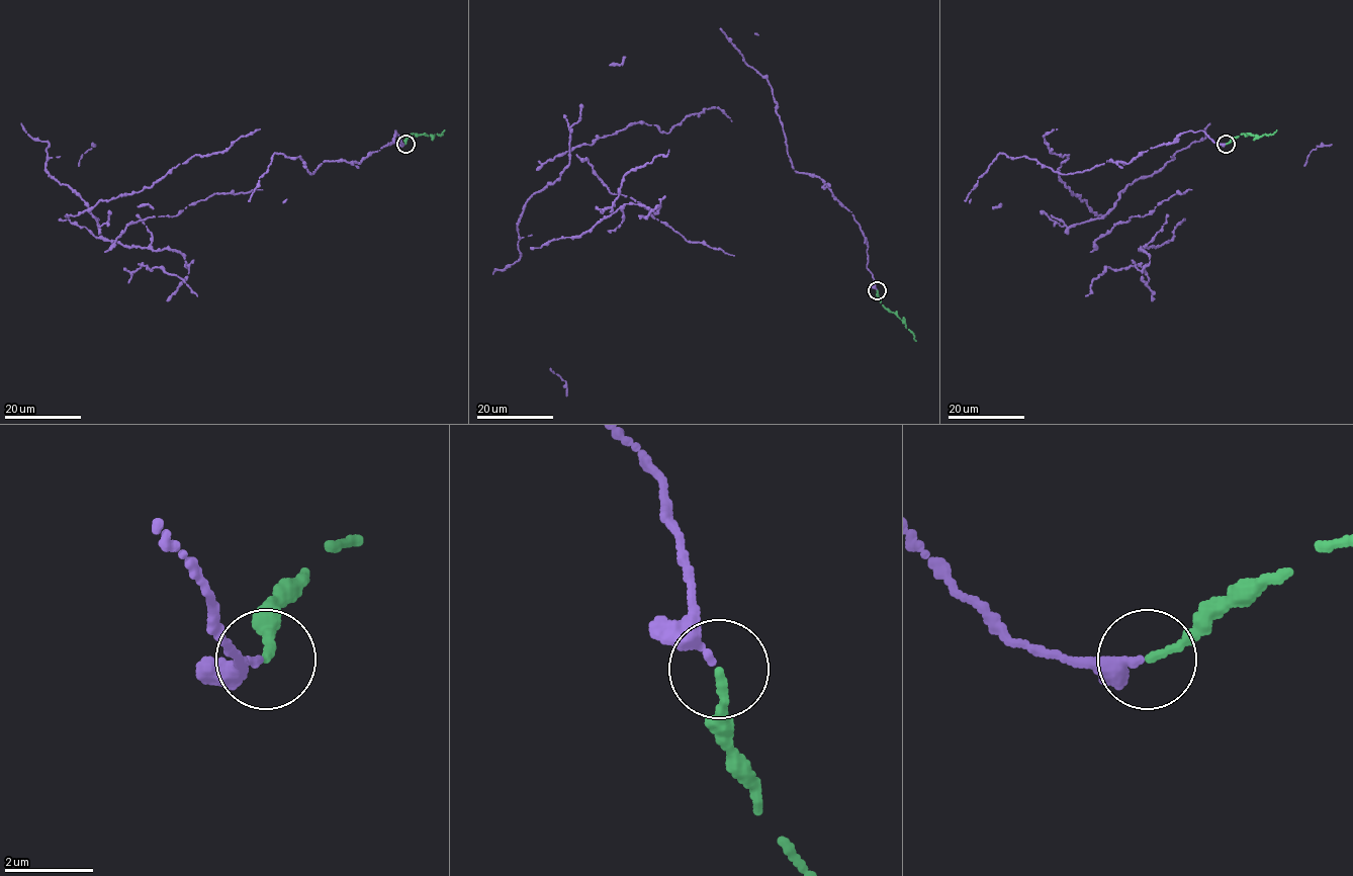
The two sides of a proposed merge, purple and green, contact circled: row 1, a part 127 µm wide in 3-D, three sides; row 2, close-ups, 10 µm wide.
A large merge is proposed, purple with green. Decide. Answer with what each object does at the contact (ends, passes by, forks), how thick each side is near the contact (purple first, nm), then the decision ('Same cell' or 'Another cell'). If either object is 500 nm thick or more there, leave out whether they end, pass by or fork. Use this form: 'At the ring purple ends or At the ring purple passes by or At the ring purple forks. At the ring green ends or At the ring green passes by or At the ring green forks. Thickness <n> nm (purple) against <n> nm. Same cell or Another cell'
At the ring purple passes by. At the ring green ends. Thickness 190 nm (purple) against 180 nm. Same cell

